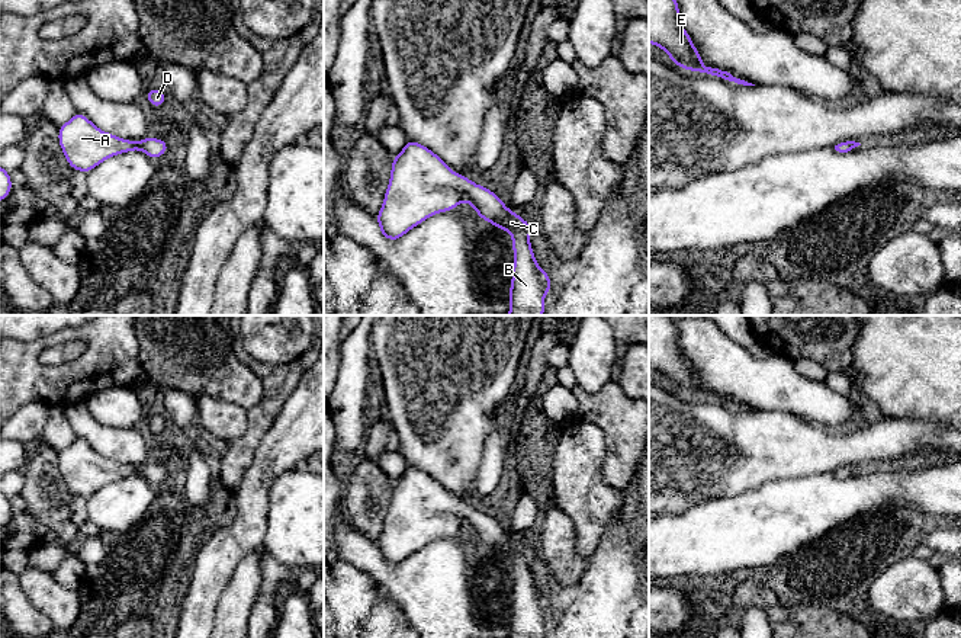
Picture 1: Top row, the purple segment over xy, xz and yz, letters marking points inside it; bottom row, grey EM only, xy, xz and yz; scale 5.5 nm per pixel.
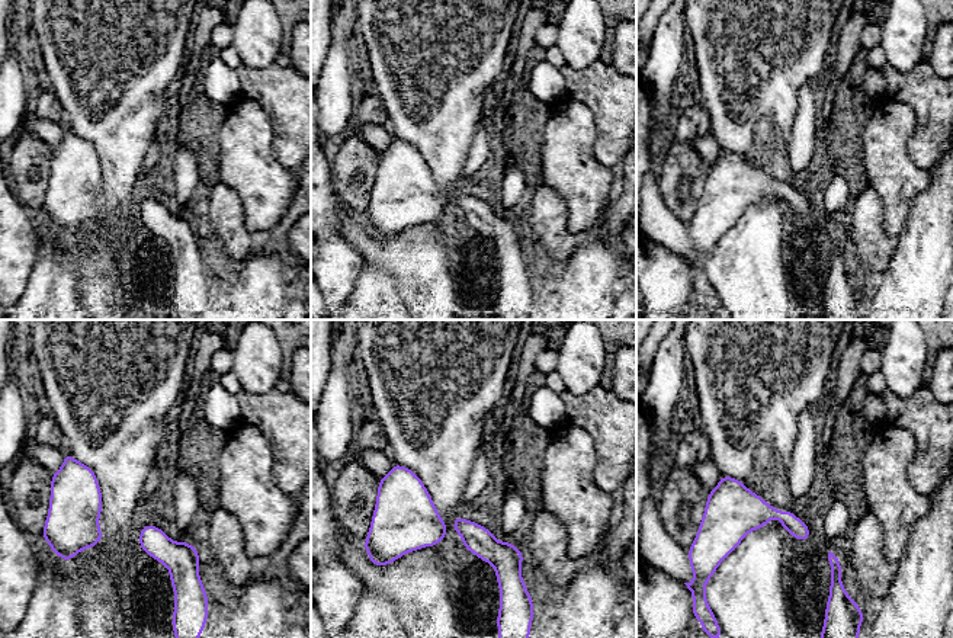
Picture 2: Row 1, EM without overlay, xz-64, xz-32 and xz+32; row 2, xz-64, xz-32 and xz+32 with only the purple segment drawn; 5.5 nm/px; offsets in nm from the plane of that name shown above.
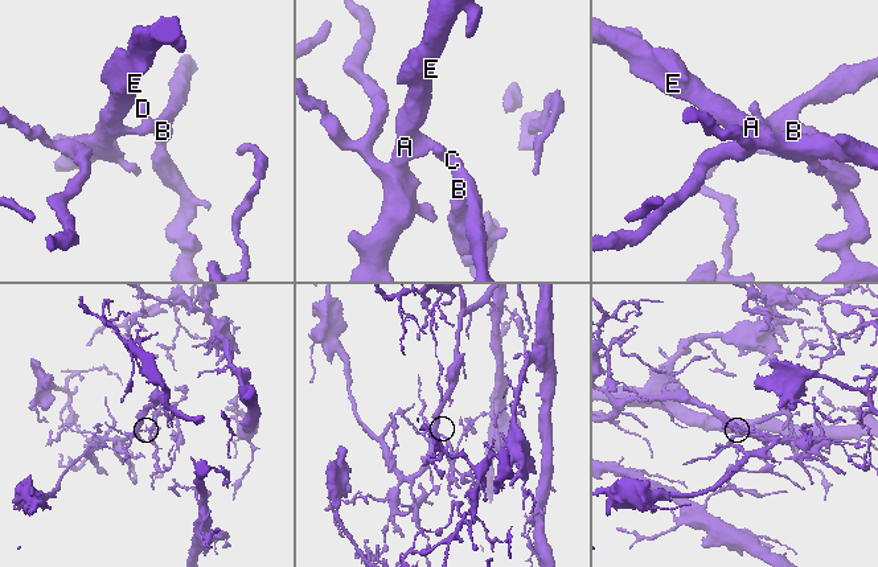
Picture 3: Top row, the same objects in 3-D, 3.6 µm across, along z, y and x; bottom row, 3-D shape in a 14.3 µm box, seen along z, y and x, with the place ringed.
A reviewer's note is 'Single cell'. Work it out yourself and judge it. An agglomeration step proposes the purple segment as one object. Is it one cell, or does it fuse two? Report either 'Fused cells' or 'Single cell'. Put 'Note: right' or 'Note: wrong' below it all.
Single cell
Note: right

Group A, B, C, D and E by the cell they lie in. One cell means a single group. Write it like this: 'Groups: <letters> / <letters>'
Groups: A B C D E

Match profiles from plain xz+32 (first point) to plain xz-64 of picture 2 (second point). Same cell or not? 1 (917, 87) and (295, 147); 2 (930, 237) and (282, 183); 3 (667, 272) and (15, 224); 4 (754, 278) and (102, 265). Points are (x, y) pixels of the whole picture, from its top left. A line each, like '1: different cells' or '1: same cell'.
1: same cell
2: different cells
3: same cell
4: same cell

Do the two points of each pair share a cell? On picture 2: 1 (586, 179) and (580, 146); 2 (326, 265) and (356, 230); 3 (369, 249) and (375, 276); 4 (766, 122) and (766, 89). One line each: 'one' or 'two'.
1: one
2: two
3: two
4: two

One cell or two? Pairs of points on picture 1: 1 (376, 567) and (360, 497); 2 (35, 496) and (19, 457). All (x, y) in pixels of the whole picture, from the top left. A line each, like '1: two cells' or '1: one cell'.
1: two cells
2: two cells

